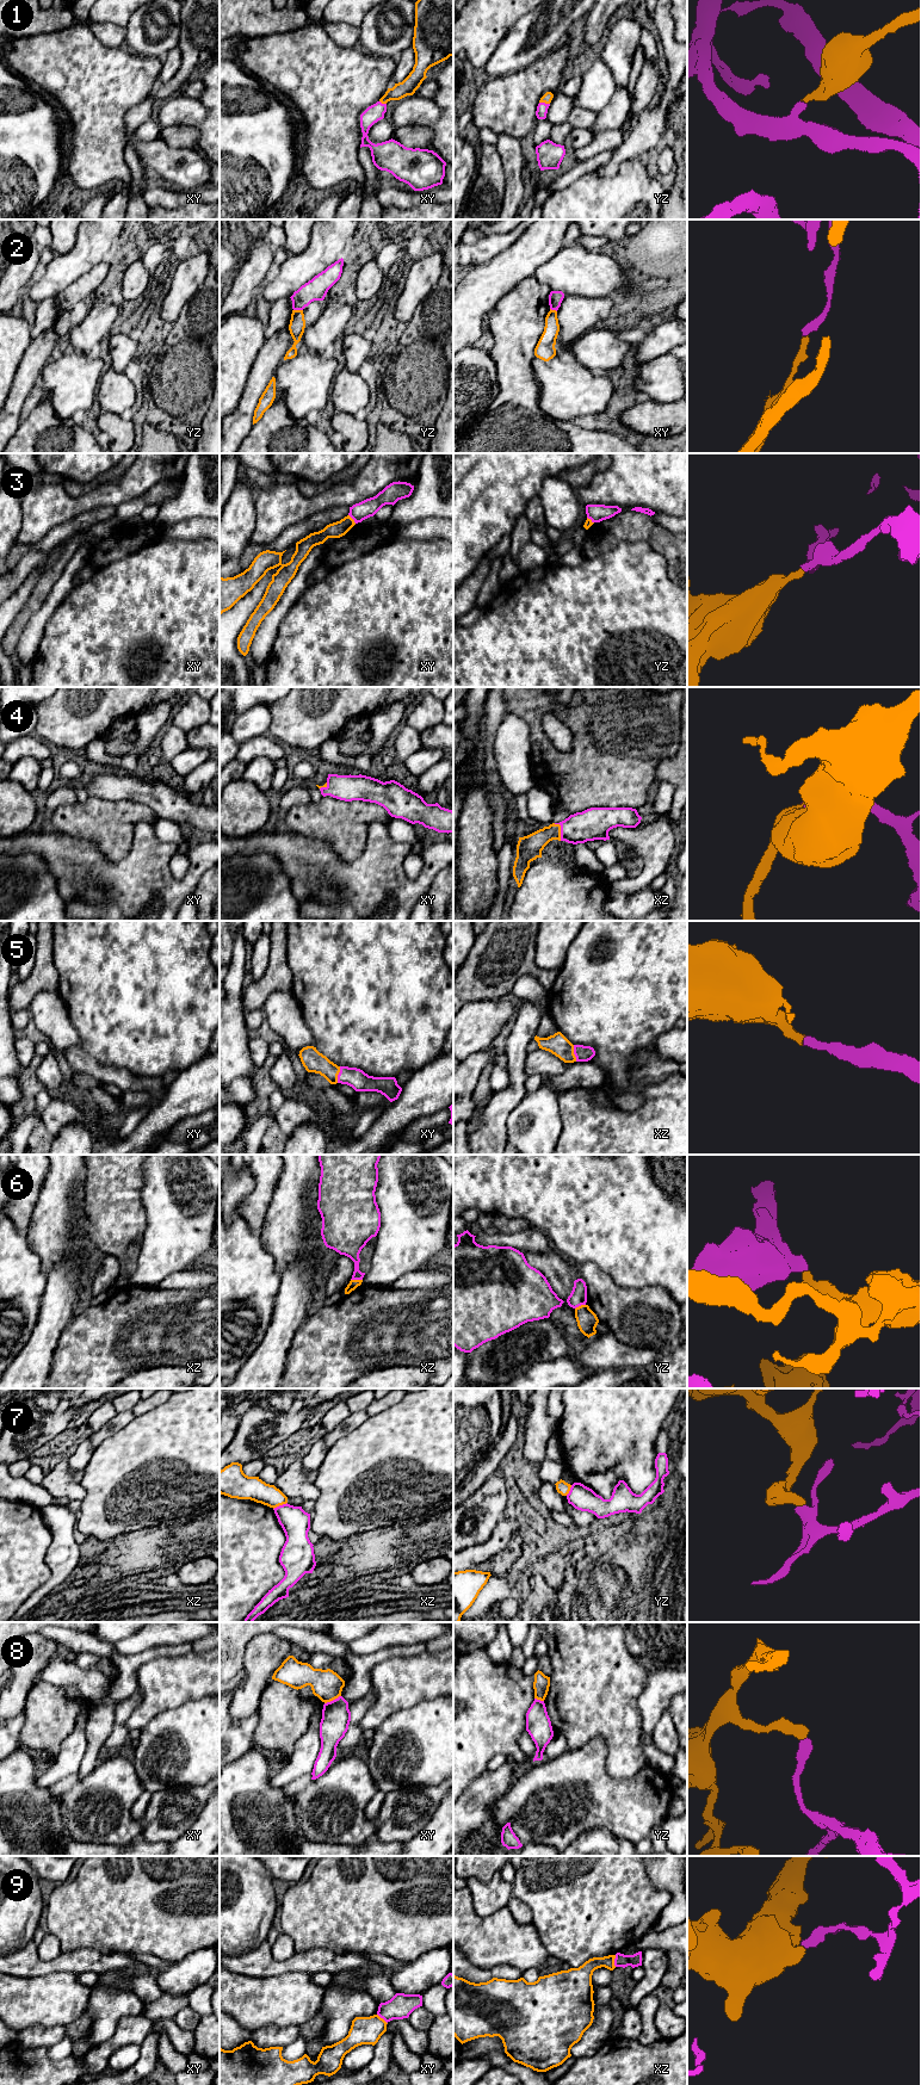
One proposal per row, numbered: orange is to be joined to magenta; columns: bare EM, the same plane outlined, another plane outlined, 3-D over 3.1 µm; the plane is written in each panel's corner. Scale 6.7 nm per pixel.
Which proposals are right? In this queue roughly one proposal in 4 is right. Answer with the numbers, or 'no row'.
1, 4, 5

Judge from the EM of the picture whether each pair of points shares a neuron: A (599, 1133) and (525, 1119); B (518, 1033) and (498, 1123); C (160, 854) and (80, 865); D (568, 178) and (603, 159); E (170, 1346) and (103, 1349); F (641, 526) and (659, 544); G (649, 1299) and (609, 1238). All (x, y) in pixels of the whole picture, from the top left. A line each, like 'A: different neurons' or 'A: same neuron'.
A: different neurons
B: same neuron
C: same neuron
D: same neuron
E: same neuron
F: same neuron
G: different neurons

